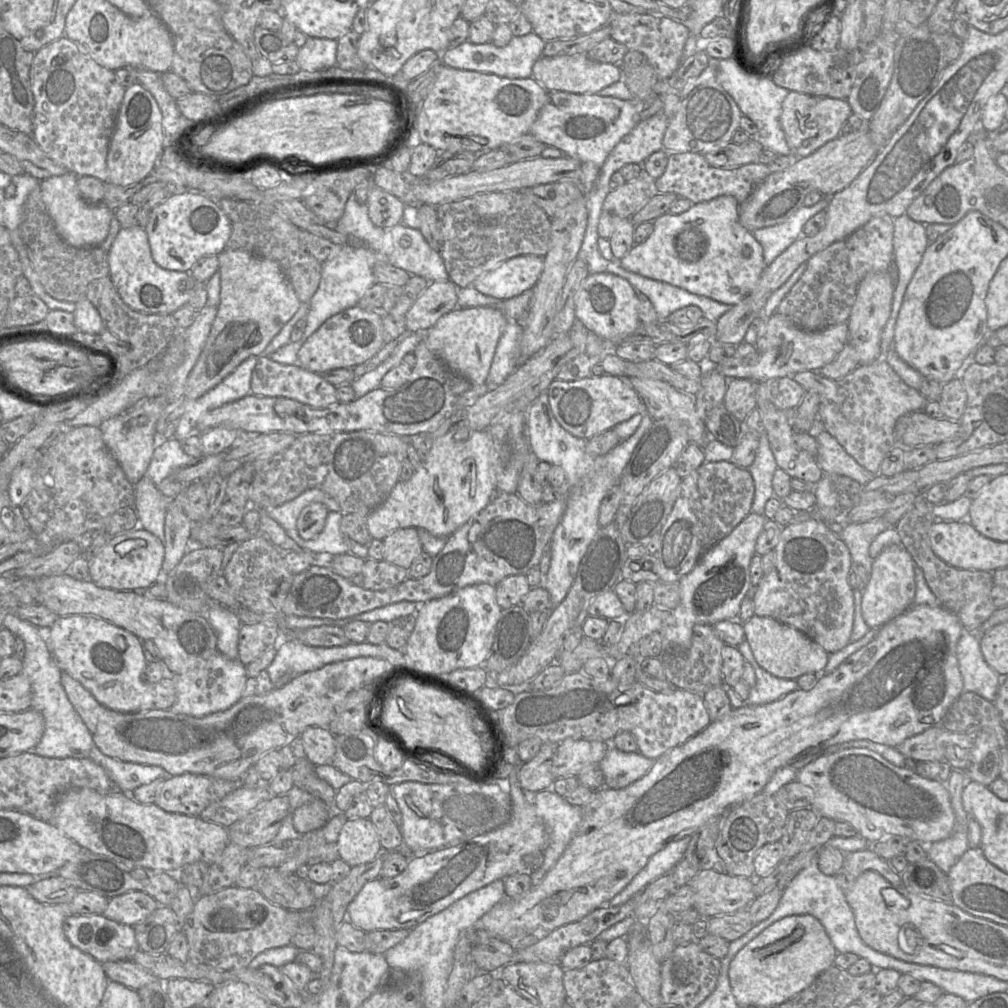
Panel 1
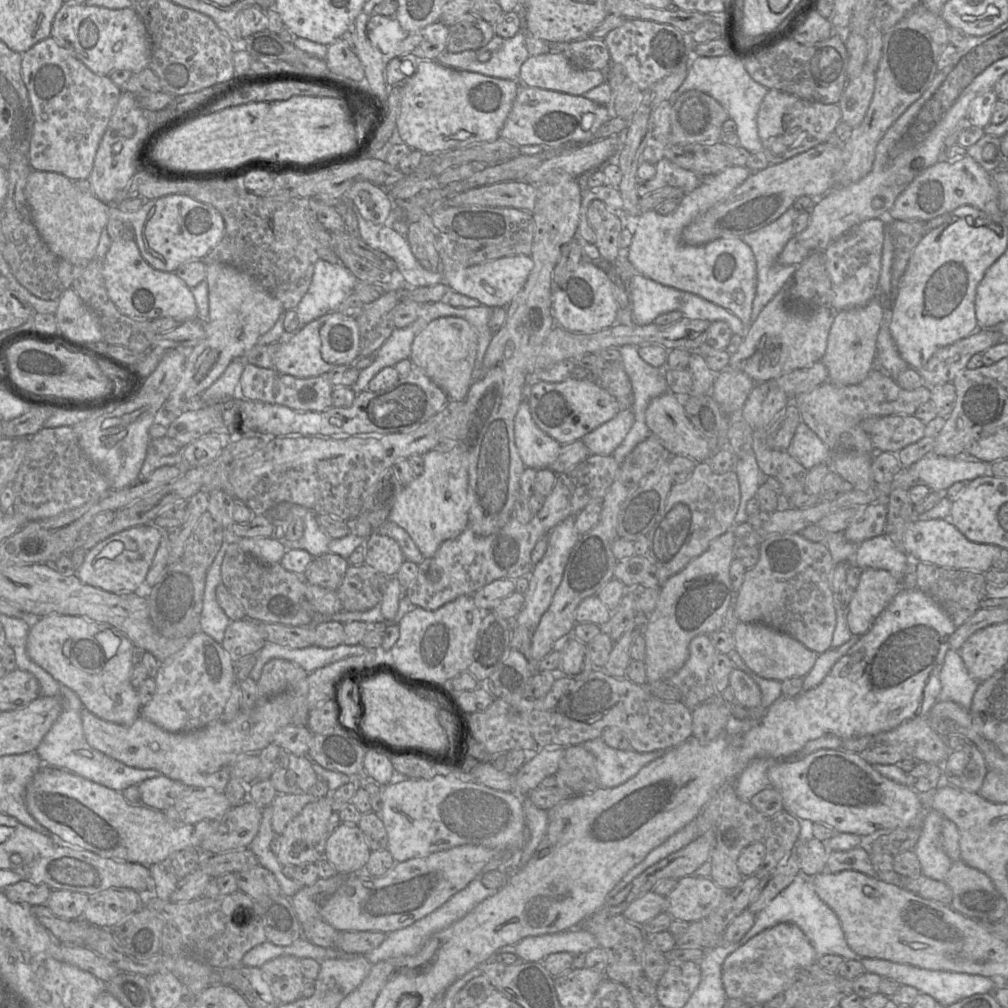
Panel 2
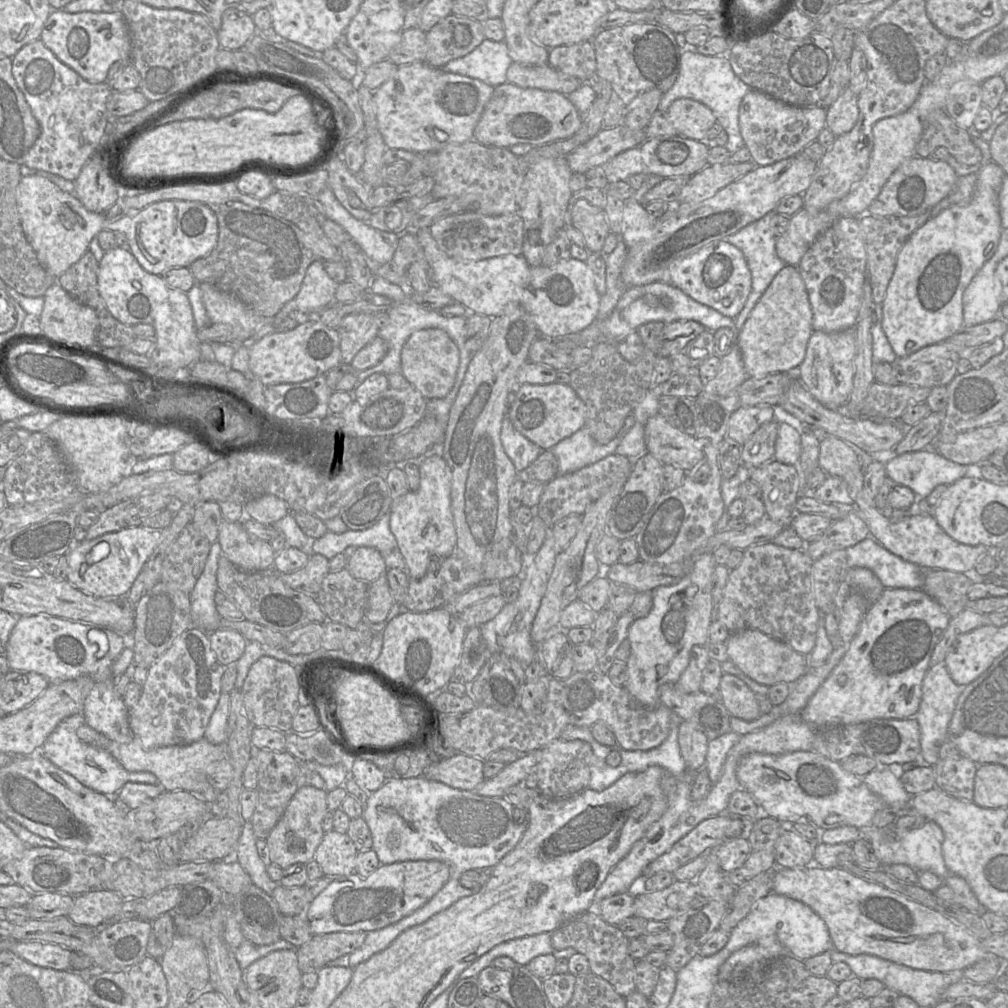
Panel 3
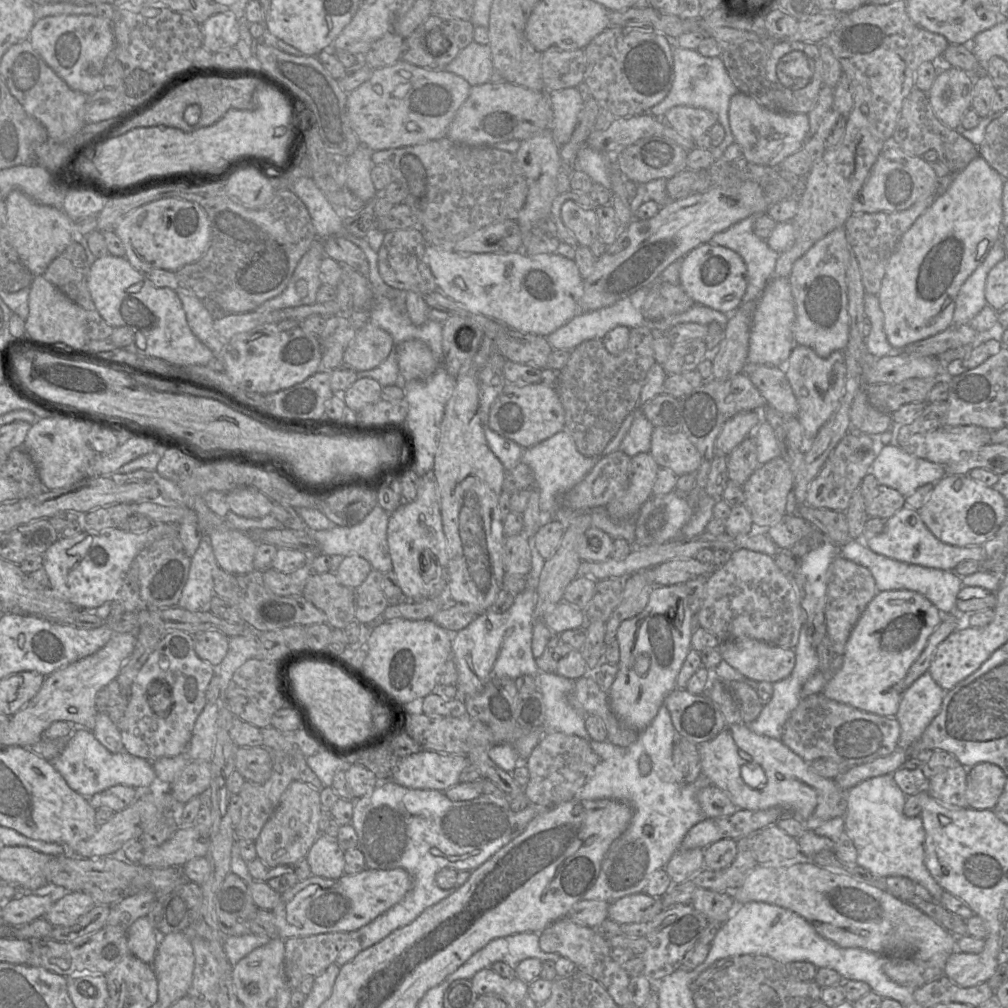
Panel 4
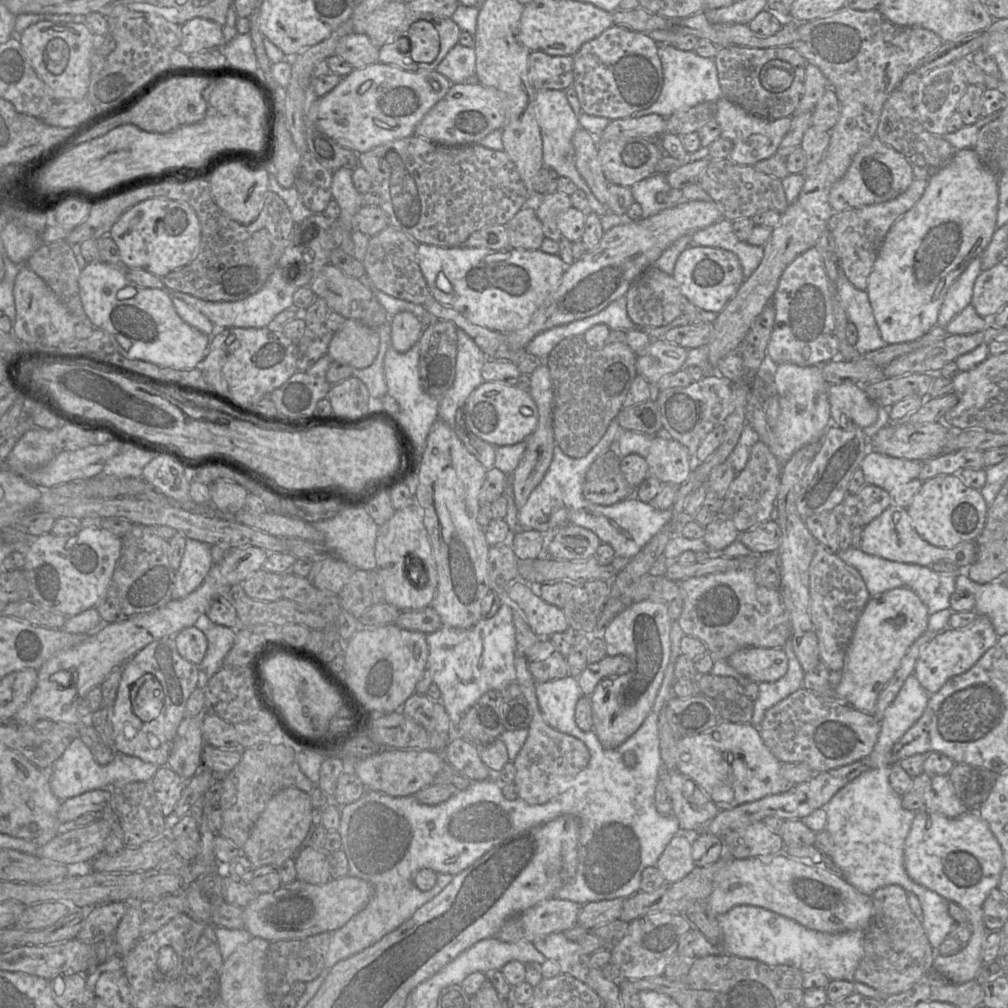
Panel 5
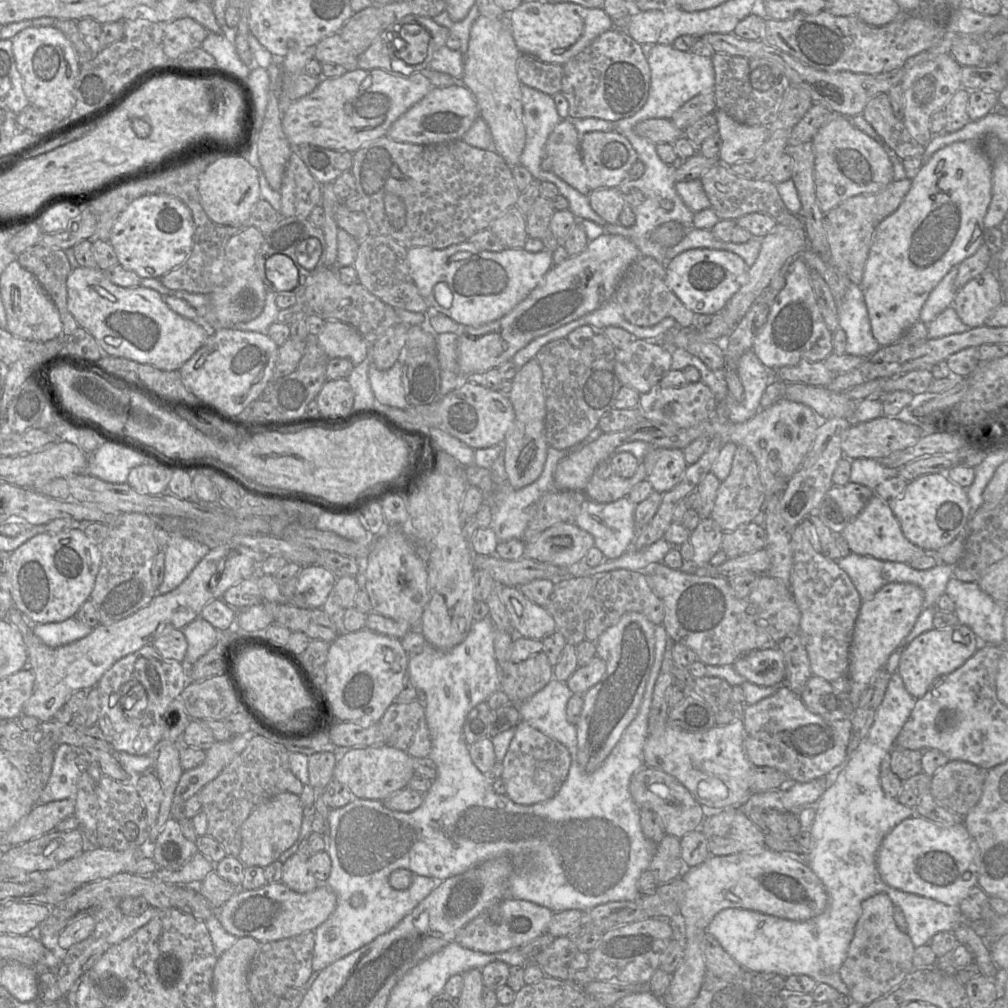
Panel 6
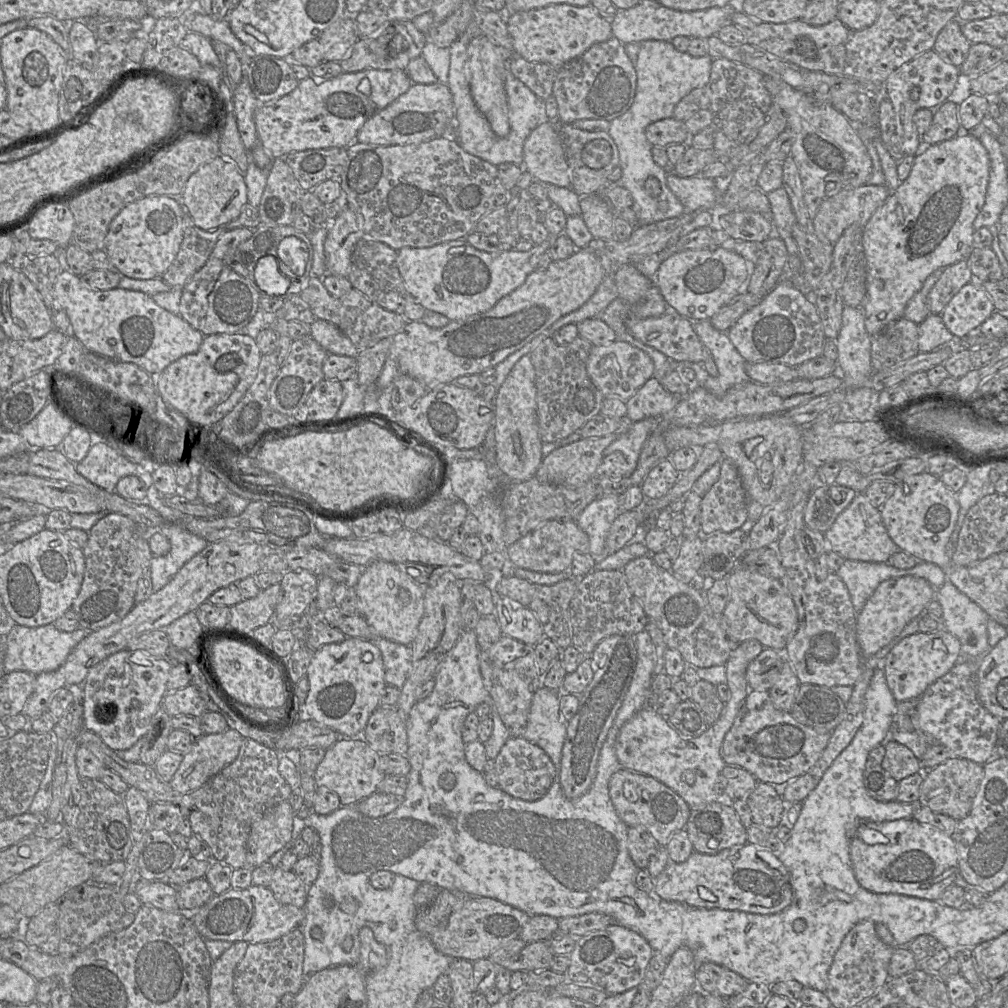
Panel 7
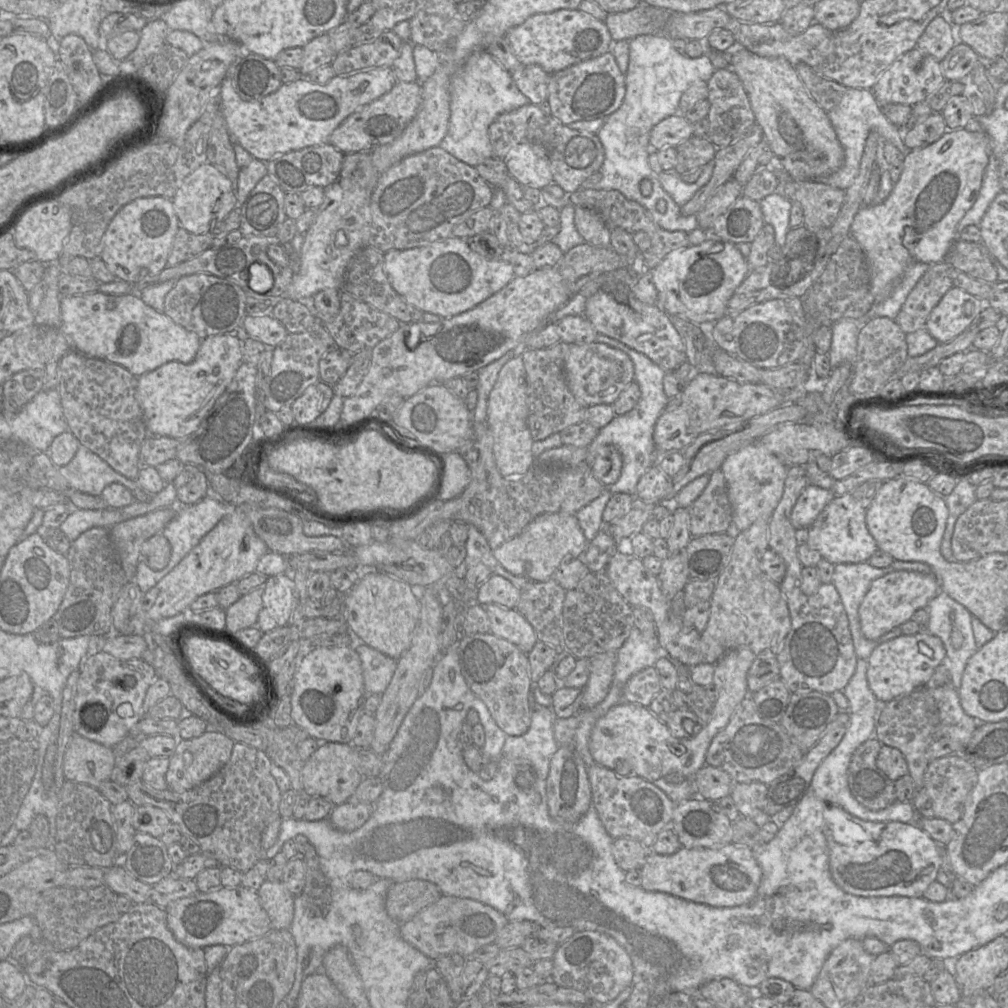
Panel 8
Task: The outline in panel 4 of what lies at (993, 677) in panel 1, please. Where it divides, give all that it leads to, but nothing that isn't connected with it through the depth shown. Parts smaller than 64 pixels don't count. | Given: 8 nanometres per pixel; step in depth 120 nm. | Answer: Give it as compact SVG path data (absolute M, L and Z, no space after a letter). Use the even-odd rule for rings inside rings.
M926 671L901 696L895 718L901 733L898 748L909 748L939 713L946 691Z

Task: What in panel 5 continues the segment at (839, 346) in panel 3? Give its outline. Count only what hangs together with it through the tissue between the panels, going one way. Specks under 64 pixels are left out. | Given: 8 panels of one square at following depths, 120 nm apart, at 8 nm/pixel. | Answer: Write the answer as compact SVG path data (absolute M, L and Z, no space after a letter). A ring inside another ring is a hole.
M792 363L778 364L773 384L774 392L778 396L780 414L772 428L772 445L768 447L783 465L799 449L821 439L830 426L829 384L823 377L822 365L798 366Z

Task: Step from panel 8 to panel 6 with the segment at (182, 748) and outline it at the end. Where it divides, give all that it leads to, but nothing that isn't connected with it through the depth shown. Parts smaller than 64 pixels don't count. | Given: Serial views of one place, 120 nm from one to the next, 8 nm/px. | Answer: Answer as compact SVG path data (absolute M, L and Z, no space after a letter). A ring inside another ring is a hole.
M256 734L234 735L226 741L216 741L205 750L206 757L198 767L184 771L174 792L173 804L182 803L197 795L216 779L247 746Z

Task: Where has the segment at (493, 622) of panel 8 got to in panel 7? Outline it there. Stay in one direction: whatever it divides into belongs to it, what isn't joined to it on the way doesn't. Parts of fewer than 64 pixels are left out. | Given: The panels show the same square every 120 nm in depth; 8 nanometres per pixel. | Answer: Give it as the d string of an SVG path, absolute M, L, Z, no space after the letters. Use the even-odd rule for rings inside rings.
M498 594L494 602L494 617L504 636L529 645L536 645L544 637L541 623L528 607Z

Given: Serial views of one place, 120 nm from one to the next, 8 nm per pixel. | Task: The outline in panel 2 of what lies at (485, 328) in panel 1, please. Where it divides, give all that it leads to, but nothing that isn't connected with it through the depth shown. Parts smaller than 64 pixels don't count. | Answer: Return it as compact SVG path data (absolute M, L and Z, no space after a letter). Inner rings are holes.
M440 317L431 321L414 338L409 359L448 396L450 401L464 400L473 382L472 372L478 350L474 328L463 318Z

